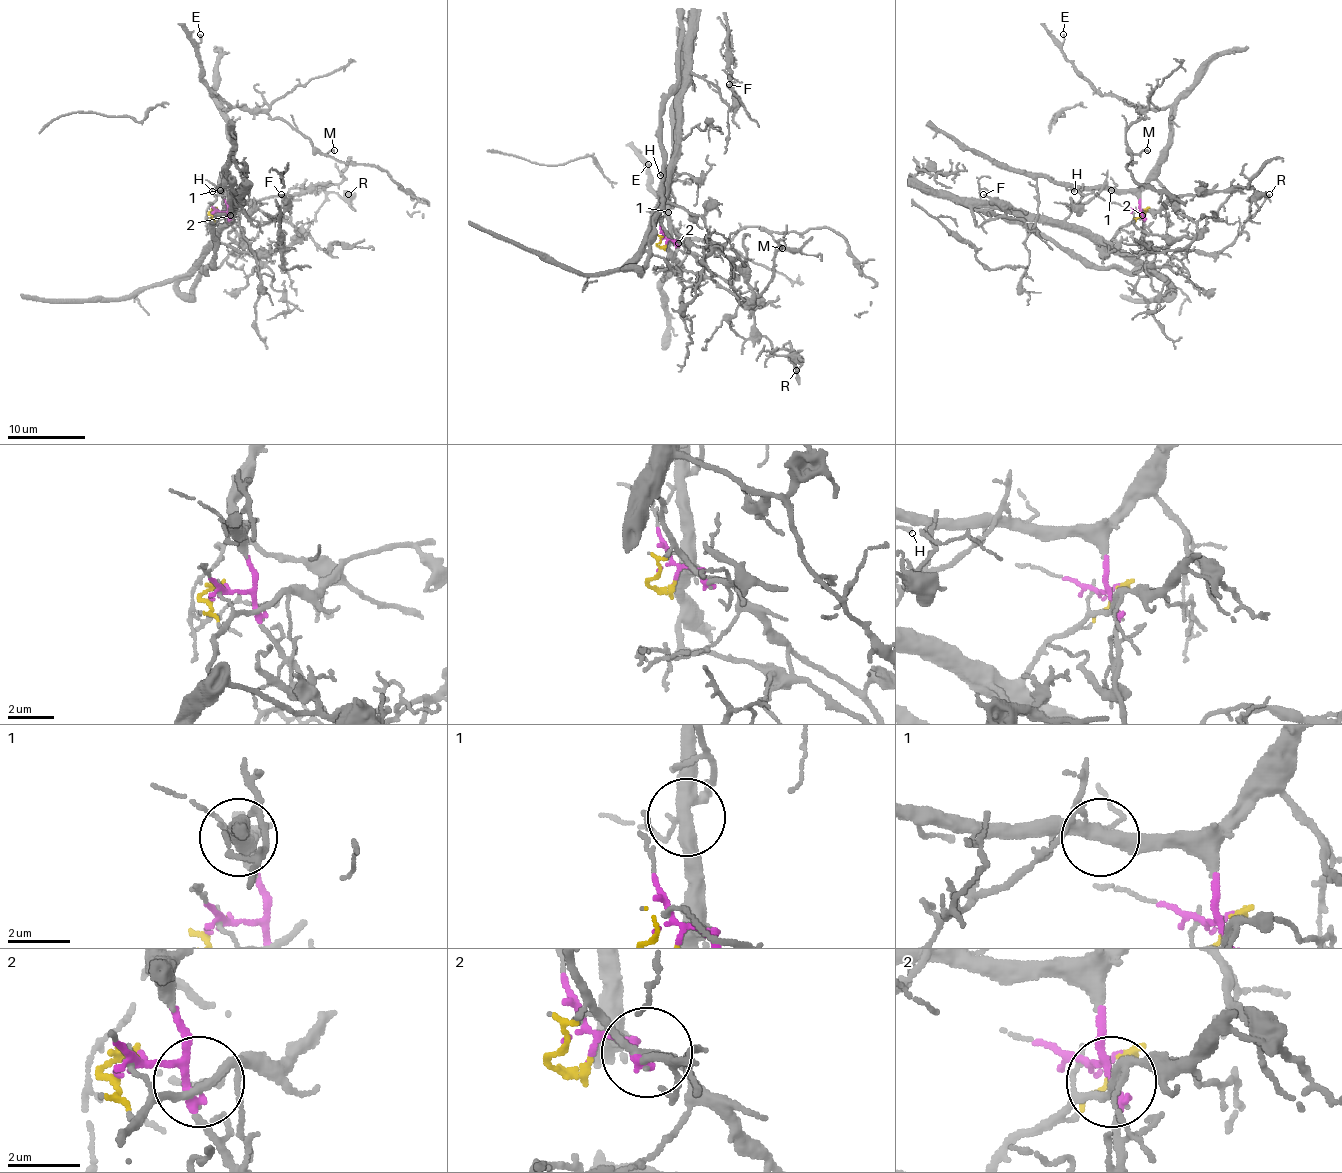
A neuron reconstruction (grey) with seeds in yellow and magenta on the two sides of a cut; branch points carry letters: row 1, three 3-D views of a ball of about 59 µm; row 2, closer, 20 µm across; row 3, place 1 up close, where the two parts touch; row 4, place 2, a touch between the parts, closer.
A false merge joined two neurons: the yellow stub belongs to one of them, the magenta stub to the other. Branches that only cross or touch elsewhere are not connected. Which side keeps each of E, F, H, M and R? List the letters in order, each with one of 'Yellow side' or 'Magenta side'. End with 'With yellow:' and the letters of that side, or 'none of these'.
E: Magenta side
F: Yellow side
H: Magenta side
M: Magenta side
R: Yellow side
With yellow: F, R

